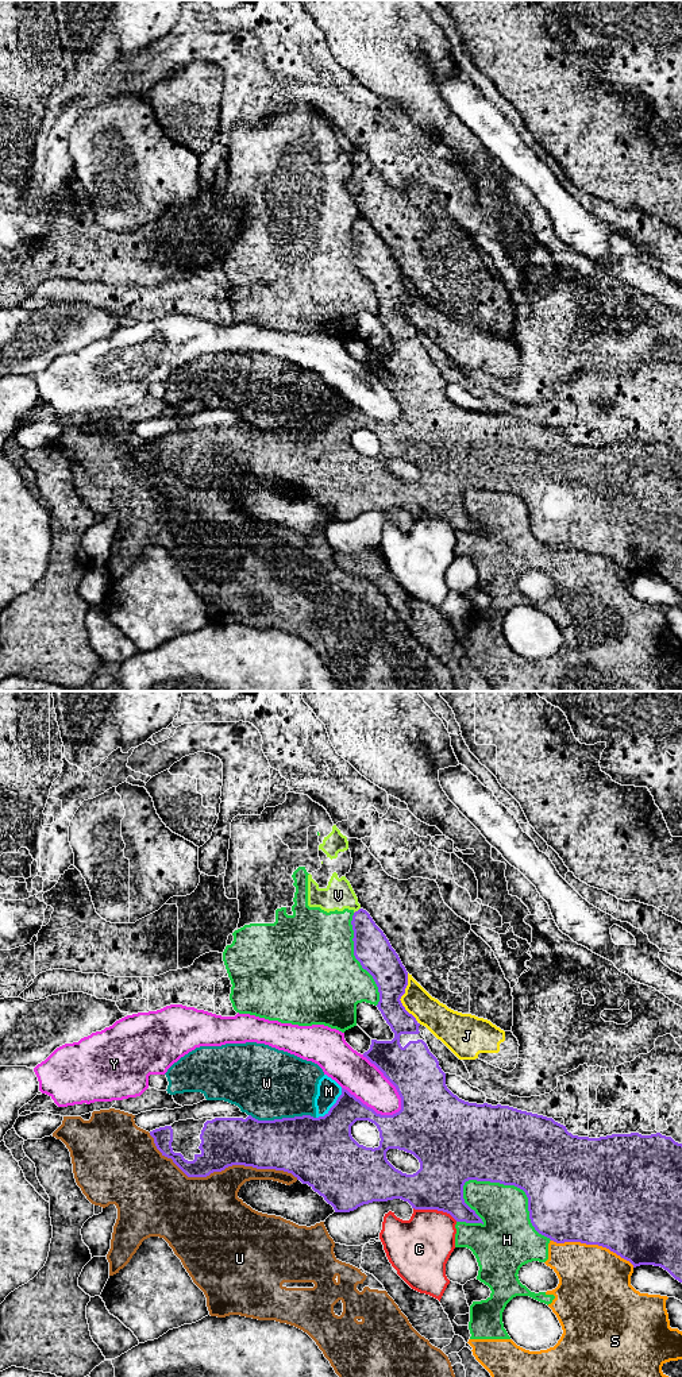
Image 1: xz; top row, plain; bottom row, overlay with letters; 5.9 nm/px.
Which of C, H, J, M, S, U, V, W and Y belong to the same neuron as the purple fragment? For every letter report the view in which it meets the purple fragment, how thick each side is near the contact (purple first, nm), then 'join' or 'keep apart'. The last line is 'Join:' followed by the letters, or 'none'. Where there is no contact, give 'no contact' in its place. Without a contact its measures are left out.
C: contact in xz; calibres 300 and 360 nm; keep apart
H: contact in xz; calibres 480 and 300 nm; keep apart
J: contact in xz; calibres 200 and 180 nm; keep apart
M: contact in xz; calibres 360 and 140 nm; keep apart
S: contact in xz; calibres 500 and 440 nm; keep apart
U: contact in xz; calibres 280 and 400 nm; keep apart
V: contact in xz; calibres 220 and 170 nm; keep apart
W: contact in xz; calibres 380 and 420 nm; keep apart
Y: contact in xz; calibres 300 and 220 nm; keep apart
Join: none

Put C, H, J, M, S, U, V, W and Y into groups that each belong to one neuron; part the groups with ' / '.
C / H S V / J / M W / U / Y

